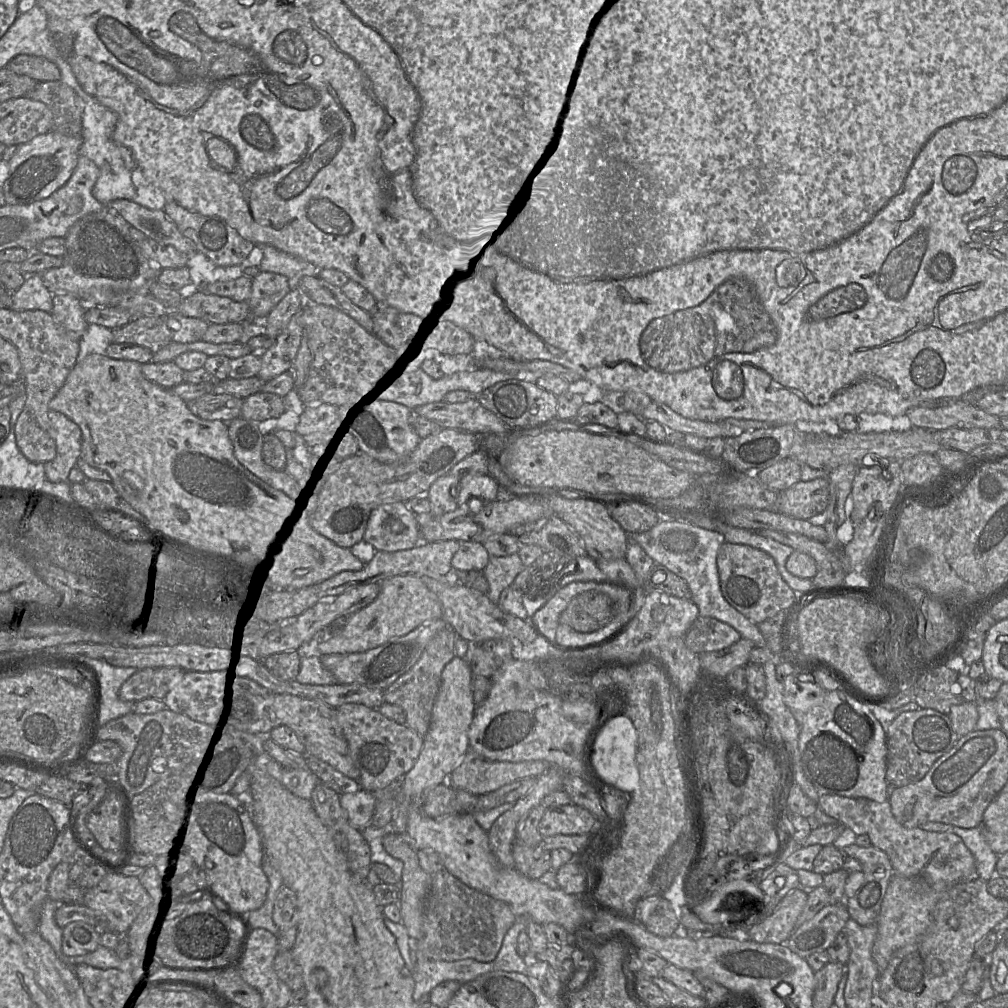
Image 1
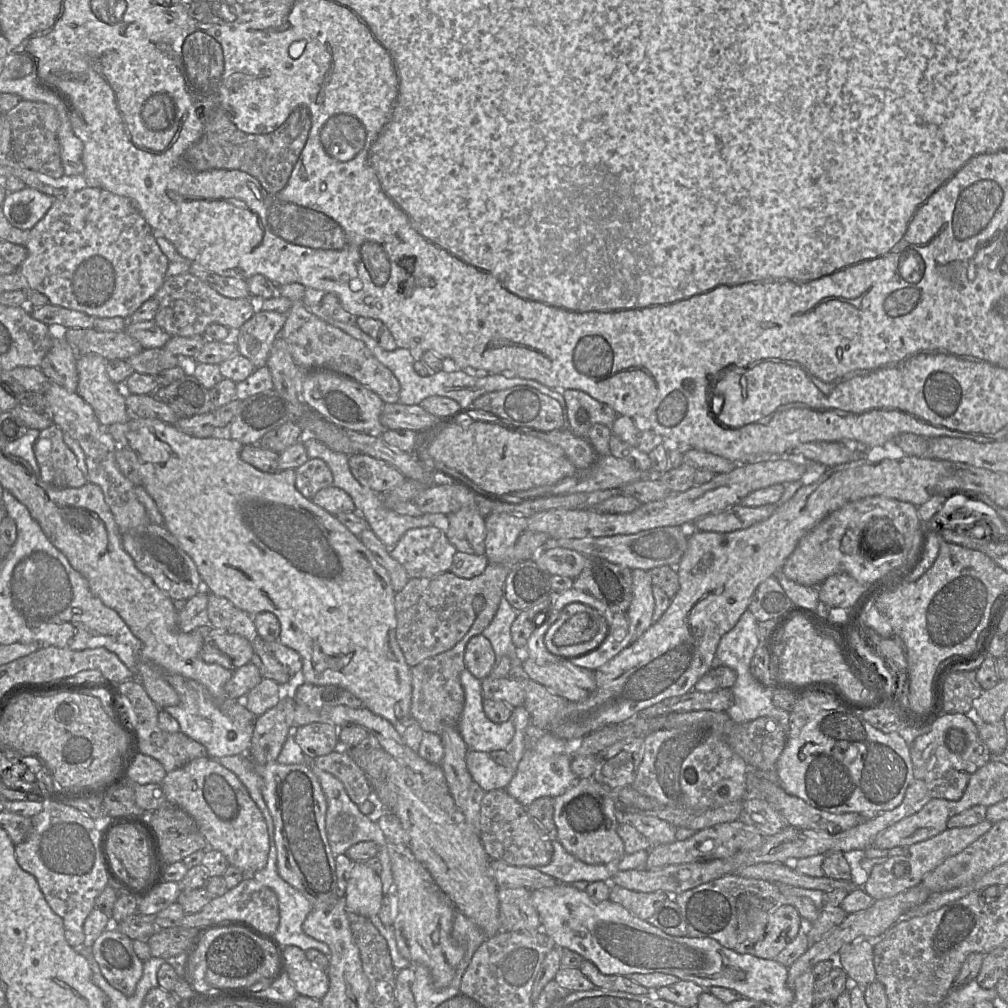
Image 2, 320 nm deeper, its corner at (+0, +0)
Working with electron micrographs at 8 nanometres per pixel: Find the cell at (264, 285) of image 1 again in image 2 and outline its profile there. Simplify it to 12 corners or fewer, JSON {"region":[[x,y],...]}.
{"region":[[257,309],[236,331],[238,354],[265,366],[287,314]]}

